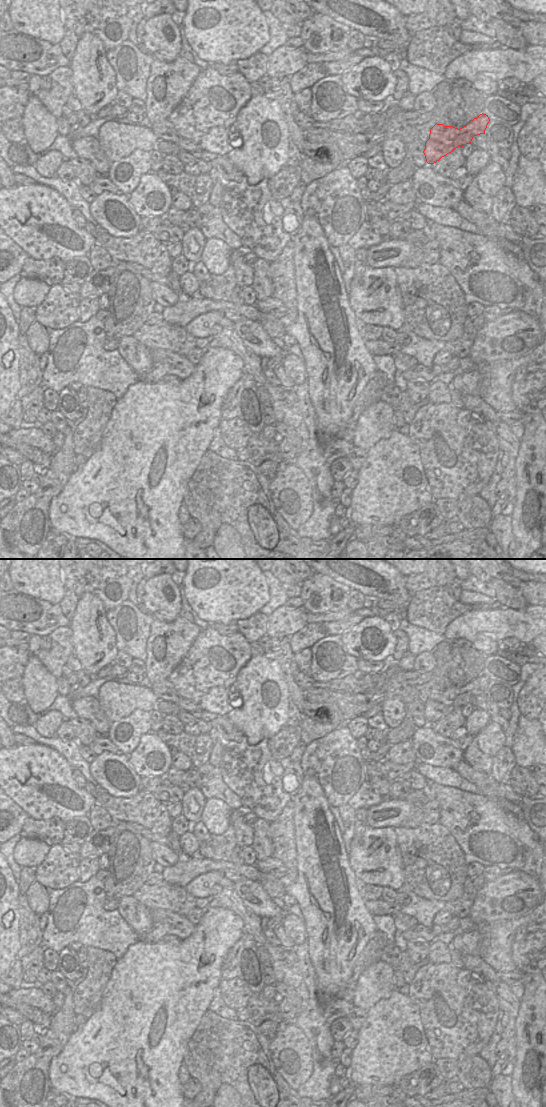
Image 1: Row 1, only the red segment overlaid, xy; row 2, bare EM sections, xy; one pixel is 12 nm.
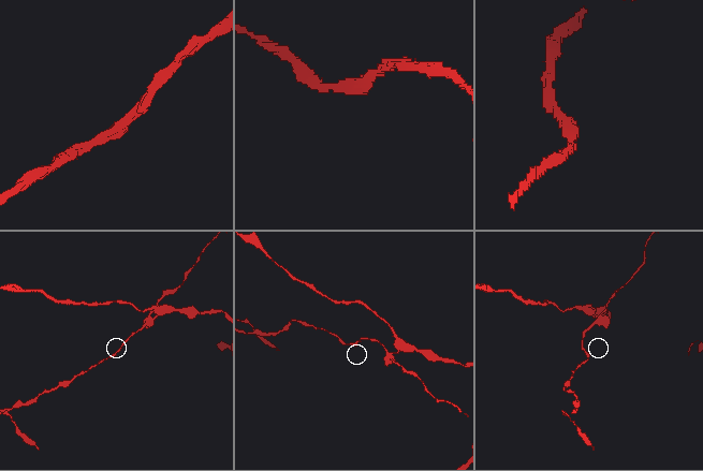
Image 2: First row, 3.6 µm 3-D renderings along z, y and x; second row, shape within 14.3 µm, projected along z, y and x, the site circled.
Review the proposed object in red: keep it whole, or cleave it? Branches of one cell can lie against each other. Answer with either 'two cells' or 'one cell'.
two cells

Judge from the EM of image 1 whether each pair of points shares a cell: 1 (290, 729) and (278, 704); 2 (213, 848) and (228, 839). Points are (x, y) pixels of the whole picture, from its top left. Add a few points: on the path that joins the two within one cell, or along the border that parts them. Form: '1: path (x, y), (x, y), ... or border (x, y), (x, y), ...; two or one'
1: border (289, 698), (289, 718), (270, 738); two
2: path (217, 848), (224, 843); one

